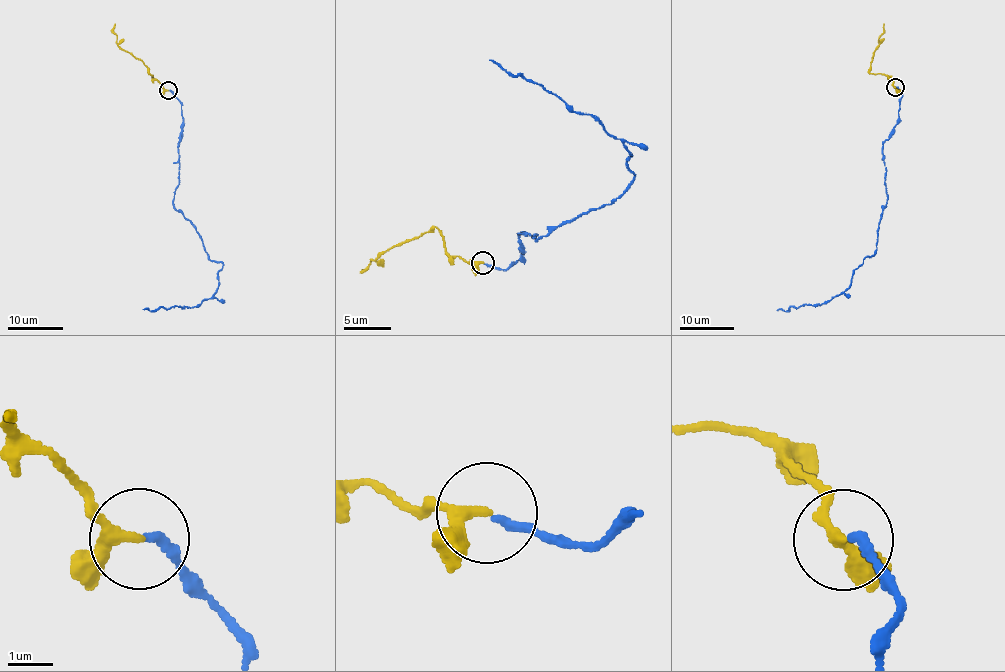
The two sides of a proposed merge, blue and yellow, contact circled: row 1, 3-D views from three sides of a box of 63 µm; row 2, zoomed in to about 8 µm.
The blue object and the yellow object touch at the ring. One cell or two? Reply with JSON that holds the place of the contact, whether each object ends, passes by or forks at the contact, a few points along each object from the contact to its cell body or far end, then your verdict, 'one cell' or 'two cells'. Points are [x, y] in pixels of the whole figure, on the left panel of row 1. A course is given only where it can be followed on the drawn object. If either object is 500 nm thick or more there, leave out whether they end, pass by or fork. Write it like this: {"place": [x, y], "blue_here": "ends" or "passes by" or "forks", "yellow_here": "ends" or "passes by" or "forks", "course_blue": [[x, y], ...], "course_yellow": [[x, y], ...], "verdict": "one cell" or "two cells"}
{"place": [168, 90], "blue_here": "ends", "yellow_here": "passes by", "course_blue": [[168, 90], [183, 116], [173, 206], [195, 229], [208, 258], [222, 267], [217, 290], [194, 308], [142, 309]], "course_yellow": [[168, 90], [153, 79], [141, 60], [117, 44], [115, 24]], "verdict": "one cell"}

